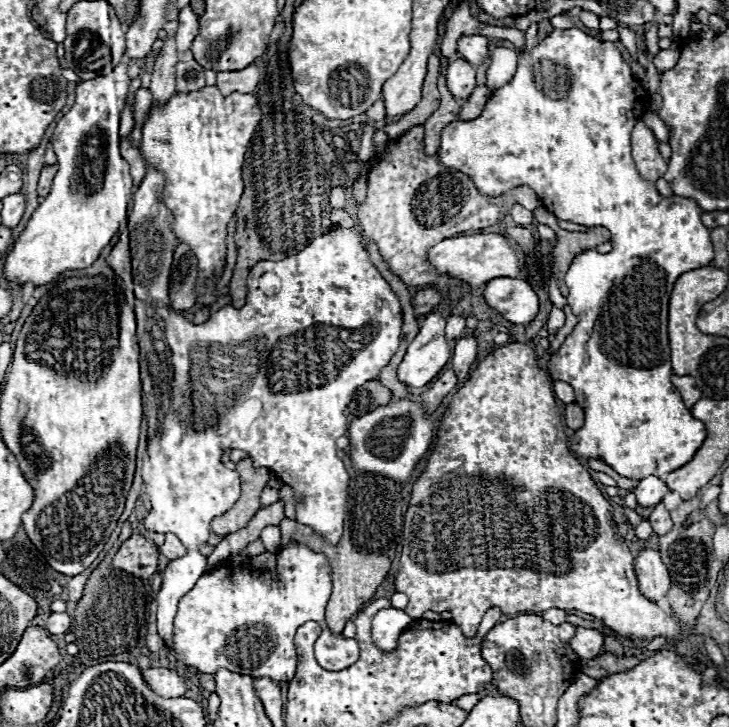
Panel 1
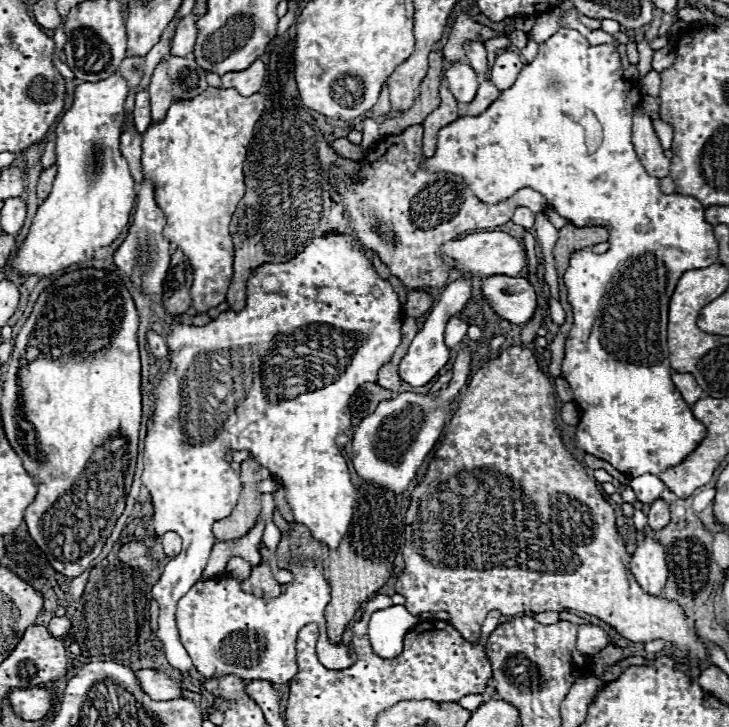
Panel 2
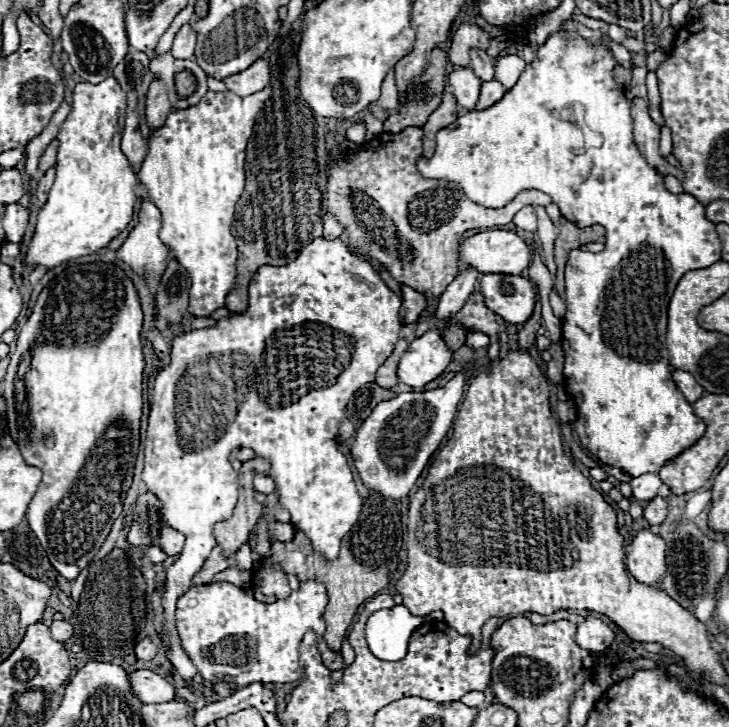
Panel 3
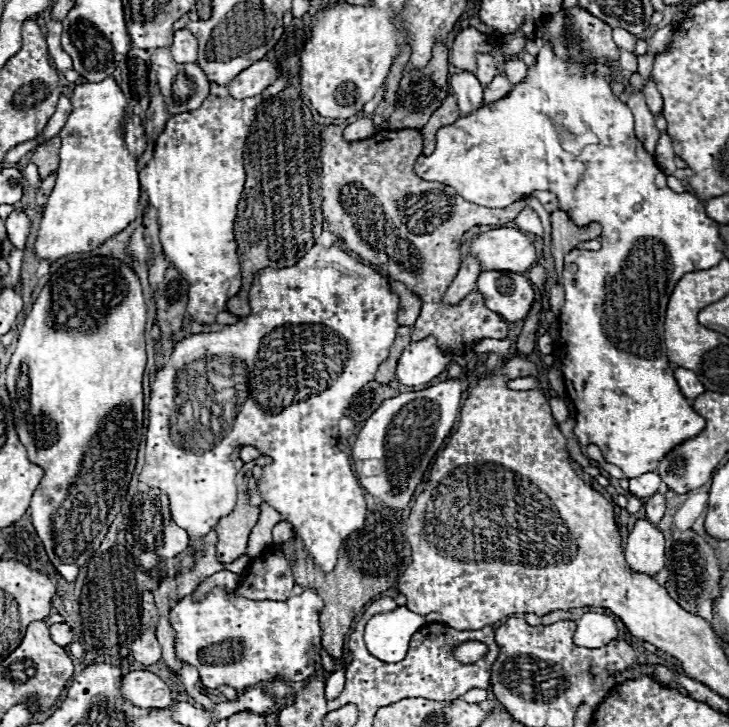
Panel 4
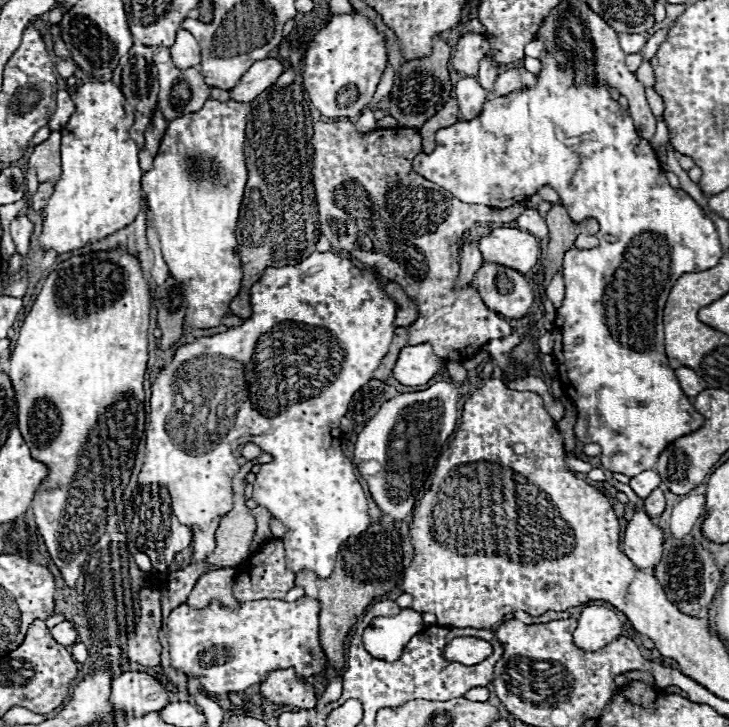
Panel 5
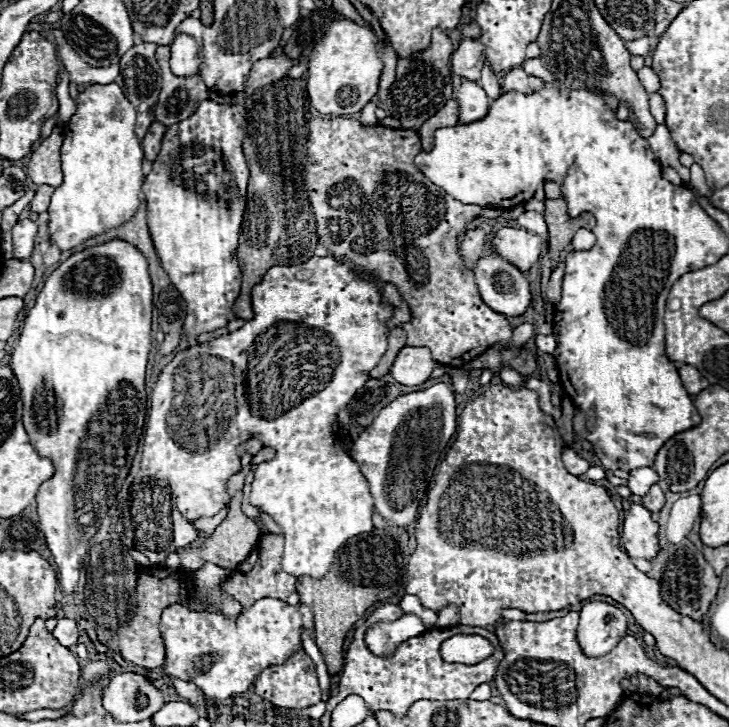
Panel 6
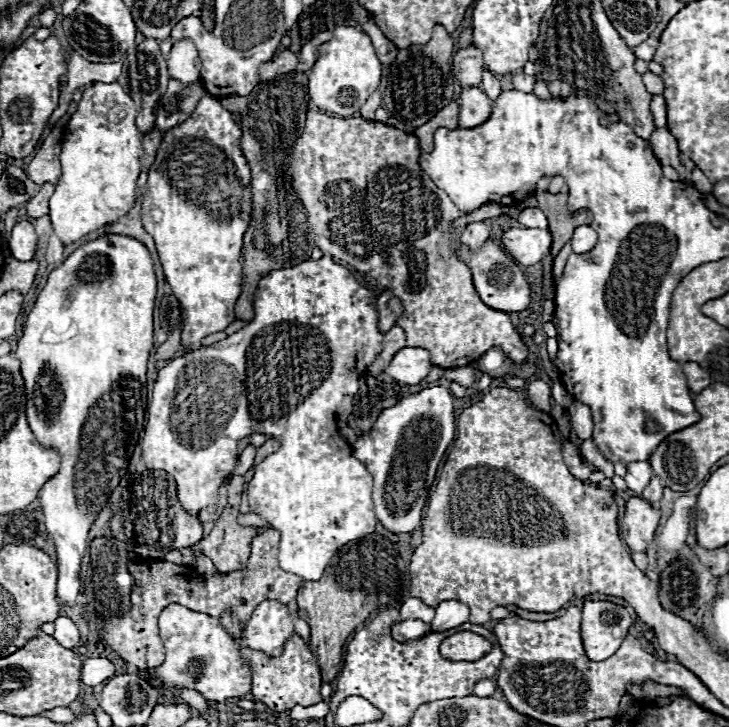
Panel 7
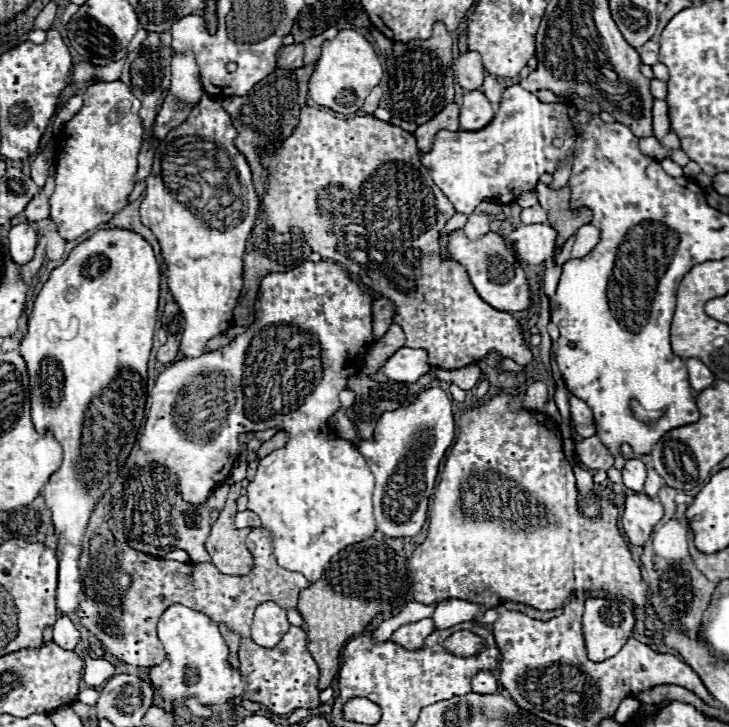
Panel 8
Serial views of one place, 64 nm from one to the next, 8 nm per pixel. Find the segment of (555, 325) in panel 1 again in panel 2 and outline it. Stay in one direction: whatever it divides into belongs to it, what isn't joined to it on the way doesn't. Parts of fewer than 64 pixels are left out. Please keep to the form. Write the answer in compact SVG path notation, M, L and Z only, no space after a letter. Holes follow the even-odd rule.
M550 298L550 316L552 316L552 320L554 320L556 324L564 324L564 320L566 320L564 308L562 308L560 302L554 300L554 298Z

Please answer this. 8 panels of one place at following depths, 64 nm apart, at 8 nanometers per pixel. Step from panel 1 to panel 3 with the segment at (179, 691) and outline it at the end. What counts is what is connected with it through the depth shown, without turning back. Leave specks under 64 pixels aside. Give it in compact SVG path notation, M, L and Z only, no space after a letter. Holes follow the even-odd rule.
M150 670L132 672L130 688L142 704L164 704L174 700L174 686Z

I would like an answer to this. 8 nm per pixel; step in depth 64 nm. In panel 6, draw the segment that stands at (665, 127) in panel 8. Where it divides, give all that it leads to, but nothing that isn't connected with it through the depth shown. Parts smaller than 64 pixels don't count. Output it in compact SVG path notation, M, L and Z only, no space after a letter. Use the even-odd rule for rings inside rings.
M658 93L649 94L649 104L650 110L652 110L652 116L656 118L656 122L658 122L658 124L664 124L664 112L666 112L666 108L664 108L662 96Z

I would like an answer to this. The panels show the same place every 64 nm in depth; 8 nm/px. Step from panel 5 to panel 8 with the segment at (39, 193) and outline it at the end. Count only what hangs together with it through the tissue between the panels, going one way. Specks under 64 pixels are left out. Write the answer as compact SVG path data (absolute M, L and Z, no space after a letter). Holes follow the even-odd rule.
M50 174L42 192L36 194L26 206L28 222L40 222L40 220L50 218L50 196L52 196L52 192L54 192L54 176Z

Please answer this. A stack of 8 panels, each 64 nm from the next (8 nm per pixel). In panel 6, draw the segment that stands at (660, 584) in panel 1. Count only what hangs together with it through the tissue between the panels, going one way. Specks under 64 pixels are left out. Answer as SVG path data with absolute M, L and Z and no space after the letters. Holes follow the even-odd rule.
M632 502L622 528L622 542L632 558L654 558L658 552L658 522L640 502Z

